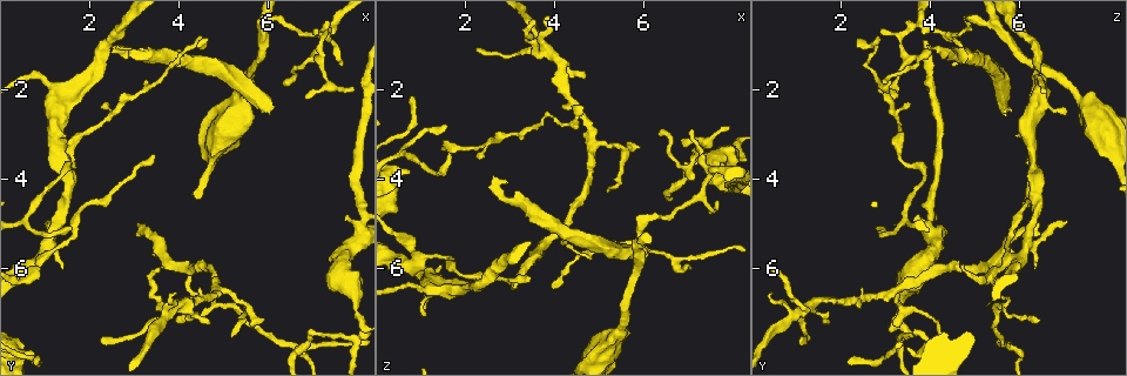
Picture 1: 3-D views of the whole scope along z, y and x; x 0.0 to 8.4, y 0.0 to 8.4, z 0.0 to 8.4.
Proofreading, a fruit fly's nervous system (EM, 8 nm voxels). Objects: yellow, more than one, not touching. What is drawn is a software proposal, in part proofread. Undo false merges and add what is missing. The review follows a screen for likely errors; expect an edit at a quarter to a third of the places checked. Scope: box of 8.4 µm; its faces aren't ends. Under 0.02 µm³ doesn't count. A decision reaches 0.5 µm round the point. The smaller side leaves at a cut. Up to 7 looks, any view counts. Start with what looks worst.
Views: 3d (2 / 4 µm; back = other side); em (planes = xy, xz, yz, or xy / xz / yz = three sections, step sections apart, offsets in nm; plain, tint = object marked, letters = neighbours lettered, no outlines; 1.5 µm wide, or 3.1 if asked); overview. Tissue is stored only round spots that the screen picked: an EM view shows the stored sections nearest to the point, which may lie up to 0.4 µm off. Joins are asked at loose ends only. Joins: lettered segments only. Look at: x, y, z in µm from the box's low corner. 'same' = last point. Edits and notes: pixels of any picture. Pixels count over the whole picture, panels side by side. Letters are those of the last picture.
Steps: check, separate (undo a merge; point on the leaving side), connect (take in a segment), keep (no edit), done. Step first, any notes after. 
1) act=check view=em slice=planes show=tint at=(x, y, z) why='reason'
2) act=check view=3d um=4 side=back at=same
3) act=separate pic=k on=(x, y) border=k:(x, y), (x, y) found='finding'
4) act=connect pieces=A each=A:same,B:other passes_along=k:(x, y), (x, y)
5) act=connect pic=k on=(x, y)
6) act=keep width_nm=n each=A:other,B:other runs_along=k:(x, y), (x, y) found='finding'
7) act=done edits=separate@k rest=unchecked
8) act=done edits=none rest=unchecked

act=check view=3d um=2 at=(2.60, 1.05, 4.00) why='long arm stops here'

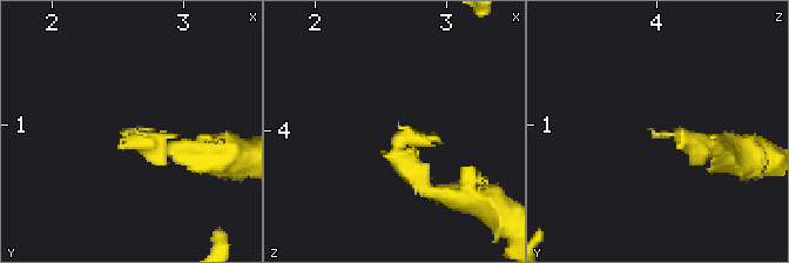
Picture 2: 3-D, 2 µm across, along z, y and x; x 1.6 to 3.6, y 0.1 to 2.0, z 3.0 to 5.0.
act=check view=em slice=planes show=tint at=(2.60, 1.04, 3.96)

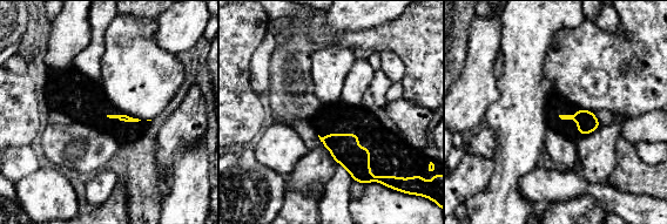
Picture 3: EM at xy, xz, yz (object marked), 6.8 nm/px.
act=check view=em slice=planes show=letters at=same why='what lies round it'

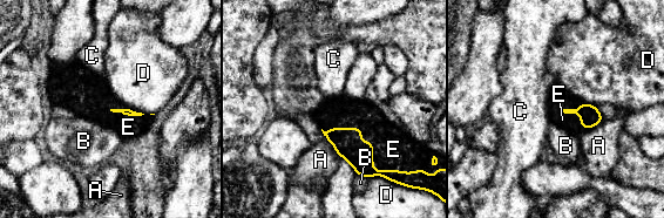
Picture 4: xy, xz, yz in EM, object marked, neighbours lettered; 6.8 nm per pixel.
act=connect pieces=E each=A:other,B:other,C:other,D:other,E:same passes_along=4:(347, 142), (360, 134), (393, 149) found='the neuron continues'

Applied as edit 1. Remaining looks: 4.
act=check view=3d um=4 at=(1.05, 4.95, 7.05) why='free end'

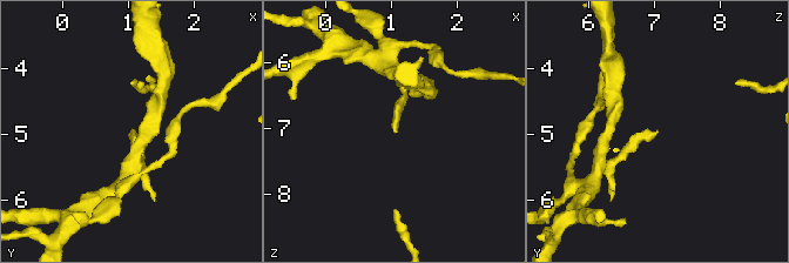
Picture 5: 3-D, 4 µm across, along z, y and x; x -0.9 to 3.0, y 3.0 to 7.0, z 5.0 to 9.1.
act=check view=em slice=planes show=letters at=(1.05, 4.95, 7.00)

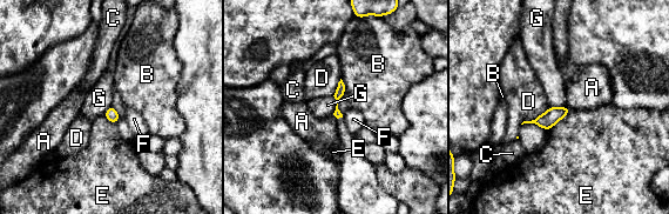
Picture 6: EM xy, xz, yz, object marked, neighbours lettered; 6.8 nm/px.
act=keep longest_contact=D:240nm each=A:other,B:other,C:other,D:other,E:other,F:other,G:other border=6:(332, 95), (336, 102), (333, 113) found='none of them fits'

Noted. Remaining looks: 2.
act=check view=em slice=xz step=4 show=letters at=(3.10, 5.00, 6.40) why='an open end'

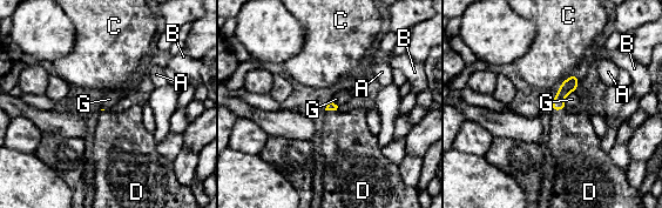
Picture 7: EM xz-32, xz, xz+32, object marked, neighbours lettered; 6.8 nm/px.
act=connect pieces=D each=A:other,B:other,C:other,D:same,G:other passes_along=7:(571, 84), (558, 109), (573, 142) found='the neuron continues'

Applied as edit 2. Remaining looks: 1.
act=done edits=connect@4,connect@7 rest=unchecked

